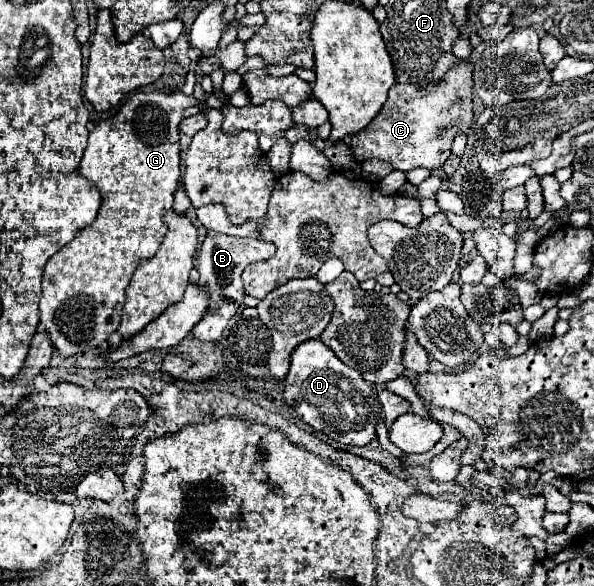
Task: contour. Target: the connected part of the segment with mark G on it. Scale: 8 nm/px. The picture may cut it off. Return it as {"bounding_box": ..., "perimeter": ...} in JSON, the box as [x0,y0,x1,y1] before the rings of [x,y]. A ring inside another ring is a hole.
{"bounding_box":[39,91,199,357],"perimeter":[[[153,91],[153,93],[133,93],[133,95],[119,107],[121,111],[119,111],[117,115],[113,115],[113,117],[107,119],[107,121],[101,121],[101,123],[89,133],[89,143],[87,143],[87,147],[85,147],[85,153],[83,153],[79,171],[81,171],[89,181],[93,181],[93,183],[99,187],[103,201],[101,201],[97,219],[95,219],[89,227],[77,231],[75,239],[73,239],[69,245],[65,245],[61,251],[57,251],[57,253],[47,261],[47,265],[45,265],[45,269],[43,269],[43,293],[41,293],[39,302],[41,325],[45,327],[45,331],[49,333],[55,349],[57,349],[63,357],[71,357],[71,355],[75,355],[75,353],[99,353],[99,345],[101,345],[103,341],[107,341],[107,337],[109,337],[113,331],[117,331],[119,321],[121,321],[121,309],[123,309],[123,305],[125,305],[125,289],[127,289],[127,285],[129,285],[129,281],[131,281],[133,271],[137,269],[137,265],[141,263],[141,259],[151,259],[151,257],[157,253],[157,249],[159,249],[159,245],[161,245],[161,241],[163,241],[163,237],[165,237],[167,225],[165,225],[161,219],[163,219],[163,215],[173,207],[173,193],[175,193],[175,189],[177,189],[179,171],[181,171],[181,163],[179,163],[179,161],[181,161],[181,159],[179,159],[179,123],[181,123],[181,119],[183,119],[183,111],[185,111],[189,105],[195,105],[195,103],[199,103],[195,97],[185,97],[181,91],[175,91],[175,93],[169,93],[169,95],[163,95],[163,93],[159,93],[159,91]]]}

